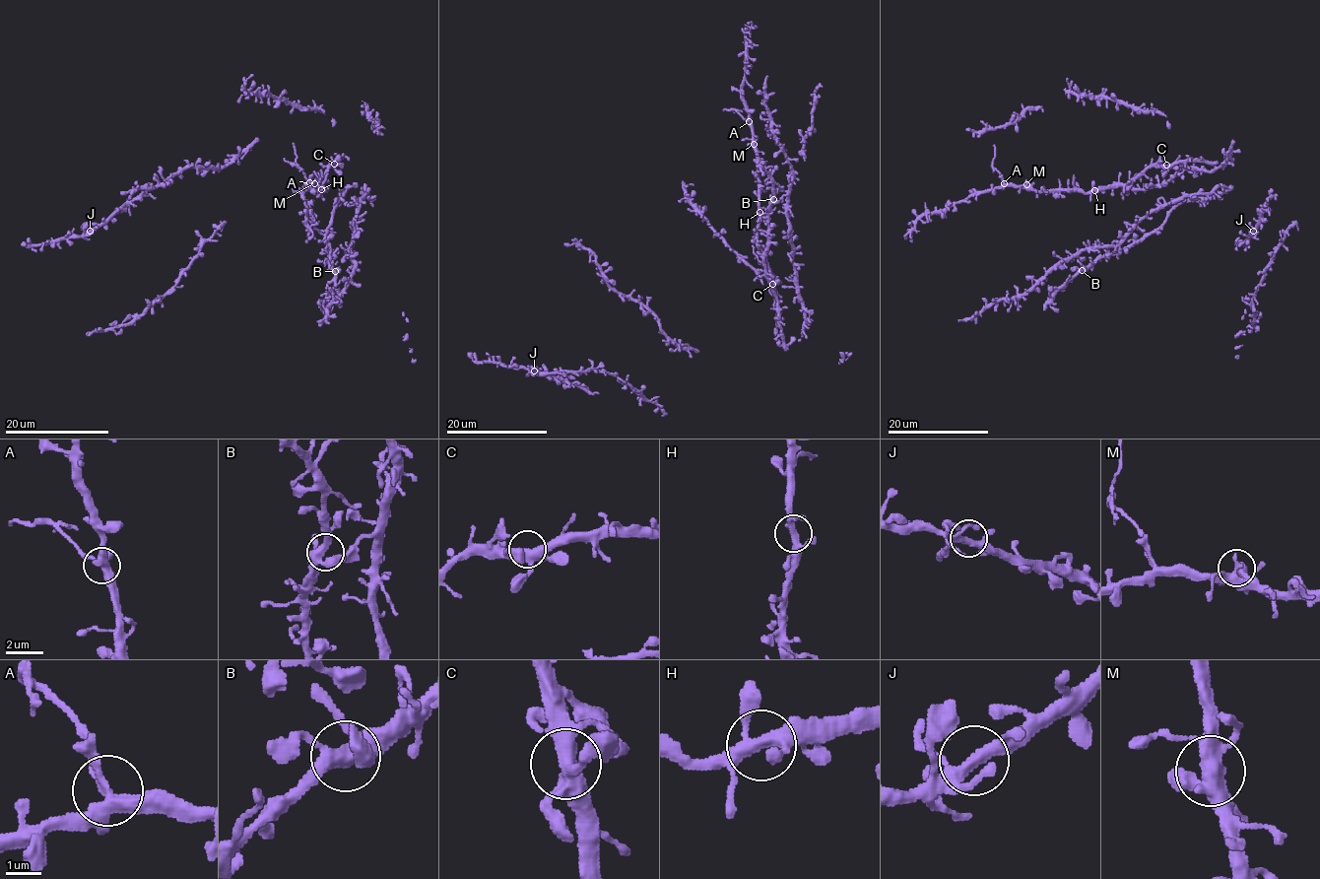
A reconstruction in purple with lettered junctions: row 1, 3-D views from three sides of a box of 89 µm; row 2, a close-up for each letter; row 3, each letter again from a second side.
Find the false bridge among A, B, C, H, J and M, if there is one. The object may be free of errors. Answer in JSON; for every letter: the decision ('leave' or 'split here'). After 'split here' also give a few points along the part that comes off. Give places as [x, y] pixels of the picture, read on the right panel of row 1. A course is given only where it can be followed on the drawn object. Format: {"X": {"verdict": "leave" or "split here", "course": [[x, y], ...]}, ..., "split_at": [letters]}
{"A": {"verdict": "split here", "course": [[1004, 182], [992, 167], [993, 145]]}, "B": {"verdict": "leave"}, "C": {"verdict": "leave"}, "H": {"verdict": "leave"}, "J": {"verdict": "leave"}, "M": {"verdict": "leave"}, "split_at": ["A"]}

